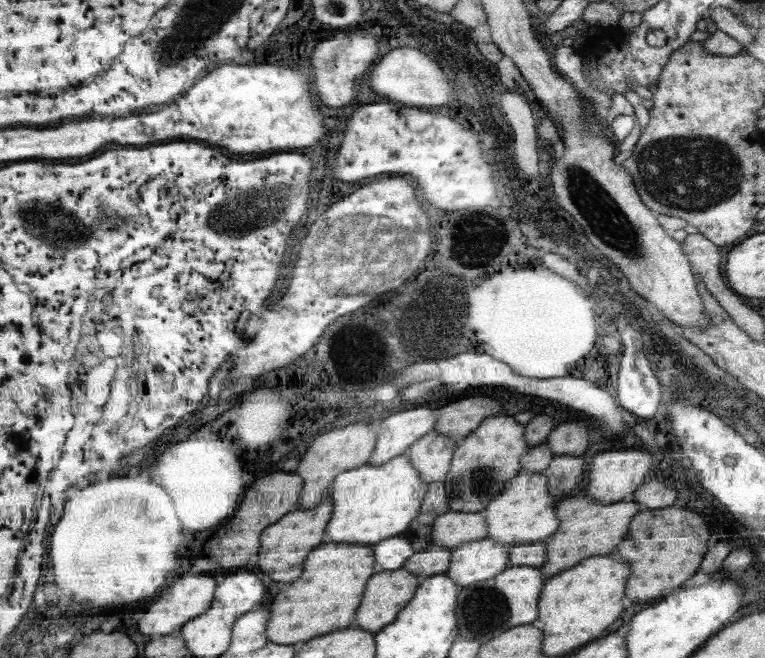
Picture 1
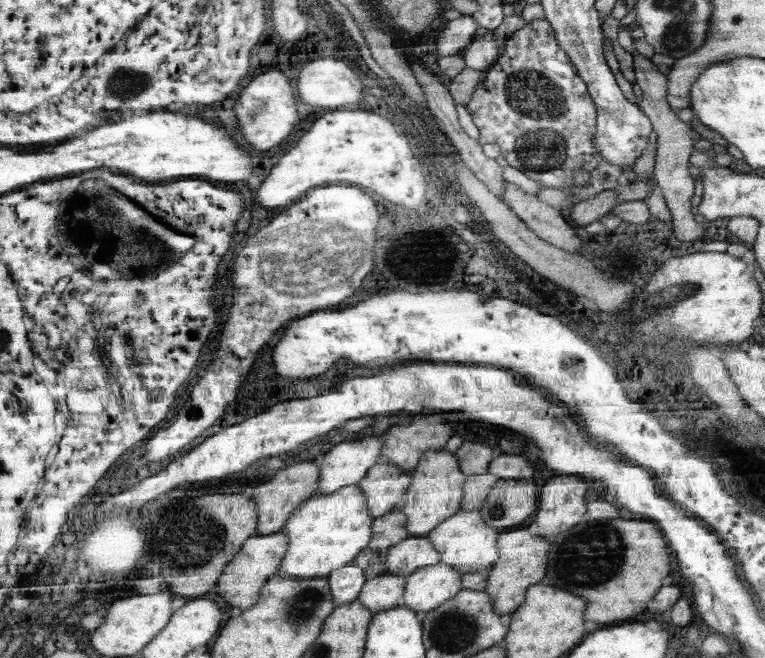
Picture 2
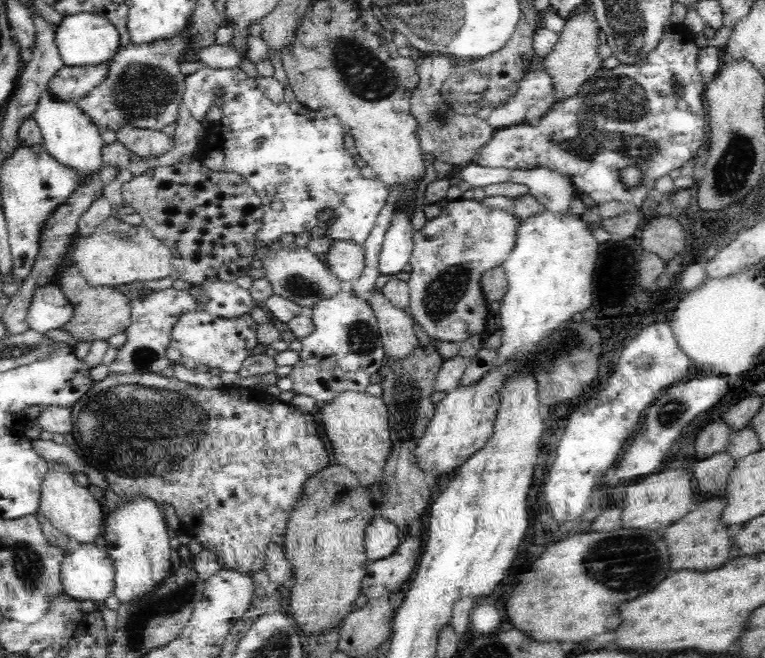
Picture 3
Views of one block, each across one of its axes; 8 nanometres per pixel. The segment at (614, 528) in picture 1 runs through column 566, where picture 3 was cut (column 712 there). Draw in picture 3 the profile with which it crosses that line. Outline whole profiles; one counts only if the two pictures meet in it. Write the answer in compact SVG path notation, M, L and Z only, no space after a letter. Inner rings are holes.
M722 496L699 502L694 510L662 530L662 540L672 556L672 570L716 570L734 556L733 537L728 534L728 525L722 521Z

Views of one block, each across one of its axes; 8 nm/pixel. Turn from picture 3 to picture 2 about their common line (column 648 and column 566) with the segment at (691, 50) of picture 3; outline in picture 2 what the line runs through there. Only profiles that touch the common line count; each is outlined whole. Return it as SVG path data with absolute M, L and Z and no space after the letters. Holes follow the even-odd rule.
M534 19L526 23L524 27L514 32L510 37L505 39L503 47L500 50L500 56L497 60L486 70L483 82L478 84L476 91L472 94L472 98L468 100L465 108L470 113L474 124L479 128L480 139L477 141L480 145L484 143L498 144L502 150L502 156L507 160L510 166L522 170L528 178L537 181L542 186L548 188L557 188L564 192L568 192L572 202L577 203L595 194L601 193L606 189L615 189L622 184L623 170L618 165L611 163L609 159L604 158L600 151L596 148L596 135L597 135L597 107L595 106L592 98L589 96L589 88L585 86L584 80L578 75L577 66L574 66L569 54L566 54L565 49L558 42L558 39L553 34L553 26L546 19ZM585 168L591 176L591 181L585 186L578 186L573 181L573 174L579 169Z

